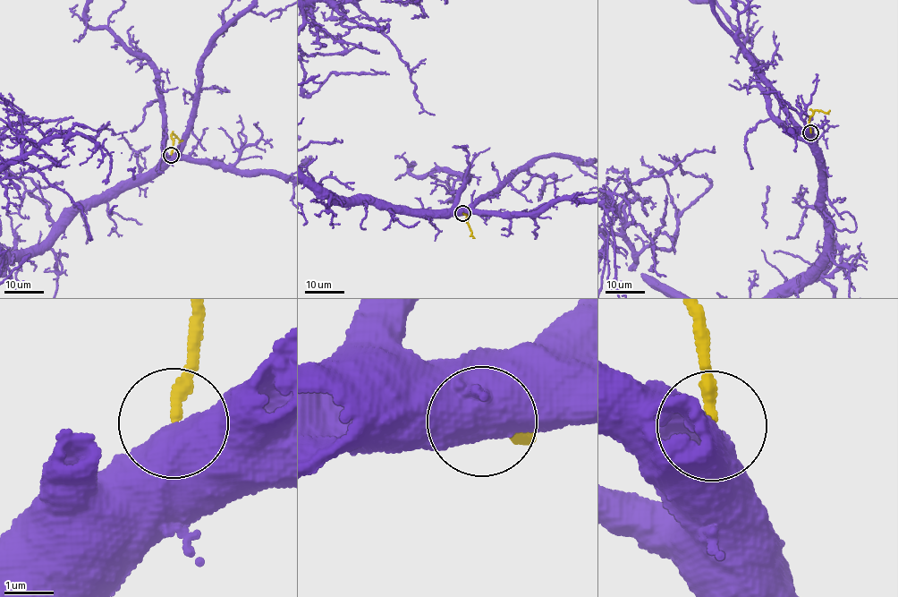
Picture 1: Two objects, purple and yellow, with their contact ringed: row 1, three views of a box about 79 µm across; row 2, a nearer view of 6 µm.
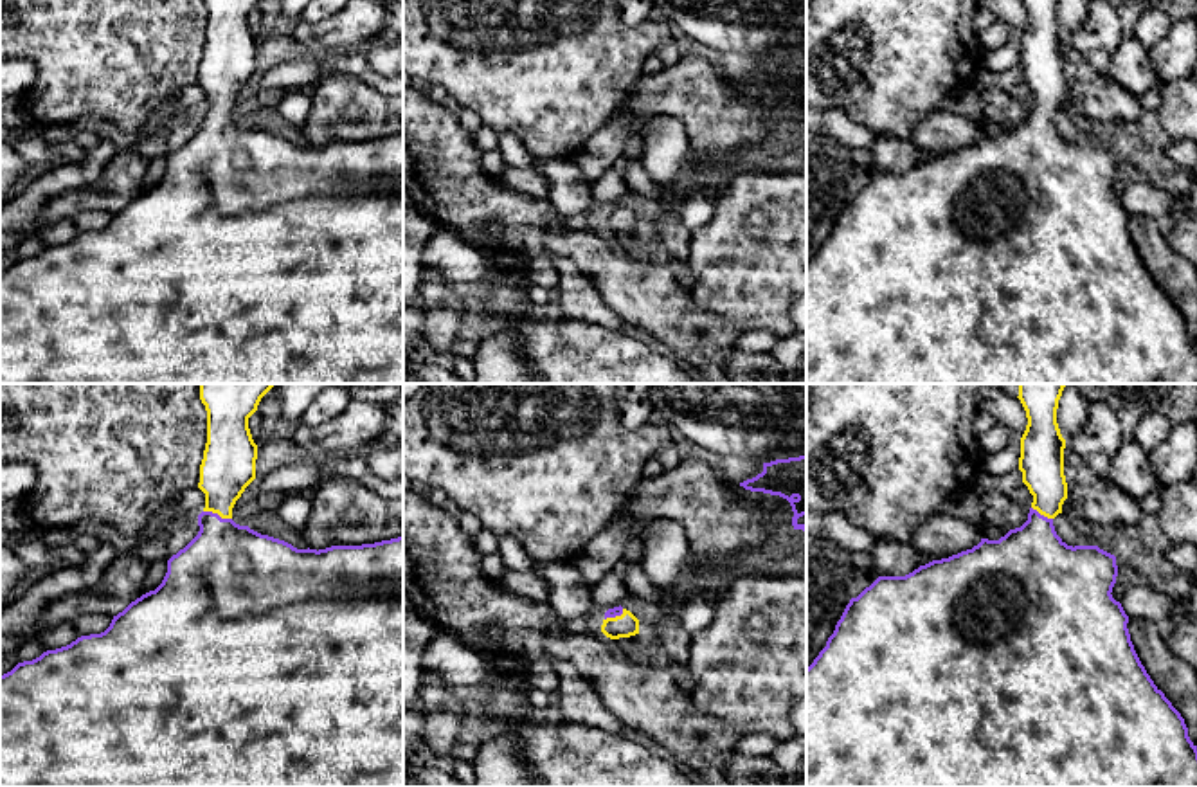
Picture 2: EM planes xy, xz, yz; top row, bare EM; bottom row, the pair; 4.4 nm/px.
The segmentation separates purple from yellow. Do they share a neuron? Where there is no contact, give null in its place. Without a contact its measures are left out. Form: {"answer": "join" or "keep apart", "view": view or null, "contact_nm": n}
{"answer": "join", "view": "xy", "contact_nm": 130}

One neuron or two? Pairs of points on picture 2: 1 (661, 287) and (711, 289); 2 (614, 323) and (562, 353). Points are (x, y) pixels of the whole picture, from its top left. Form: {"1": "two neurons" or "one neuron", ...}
{"1": "two neurons", "2": "two neurons"}

